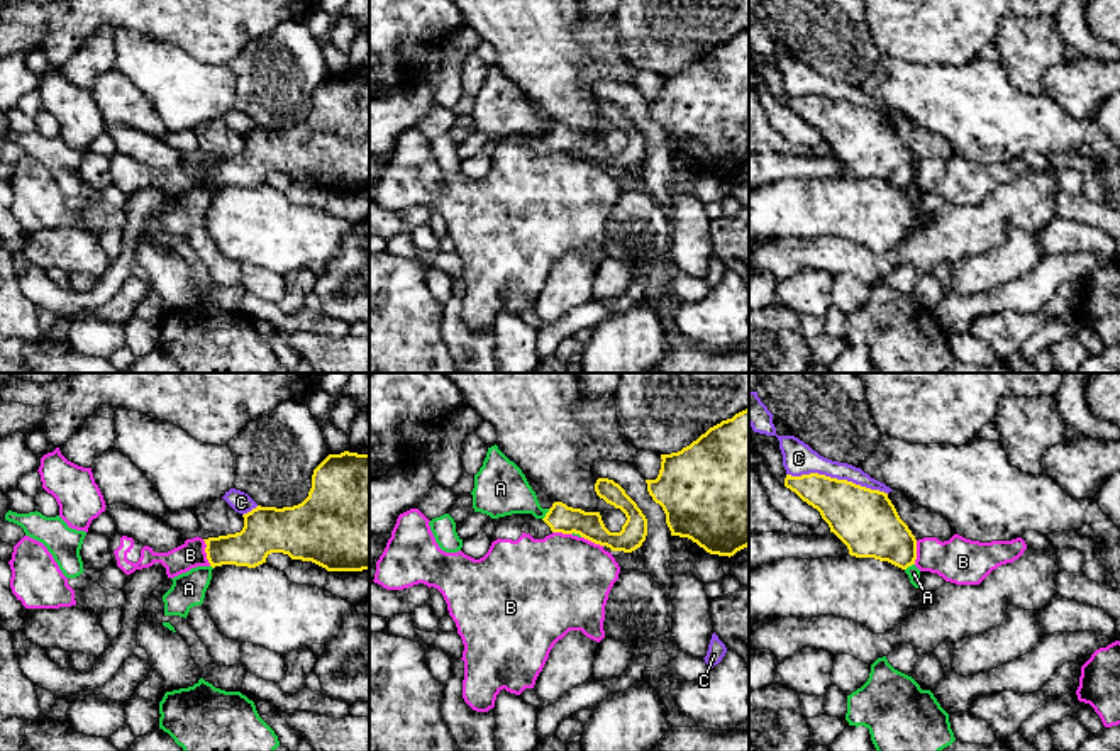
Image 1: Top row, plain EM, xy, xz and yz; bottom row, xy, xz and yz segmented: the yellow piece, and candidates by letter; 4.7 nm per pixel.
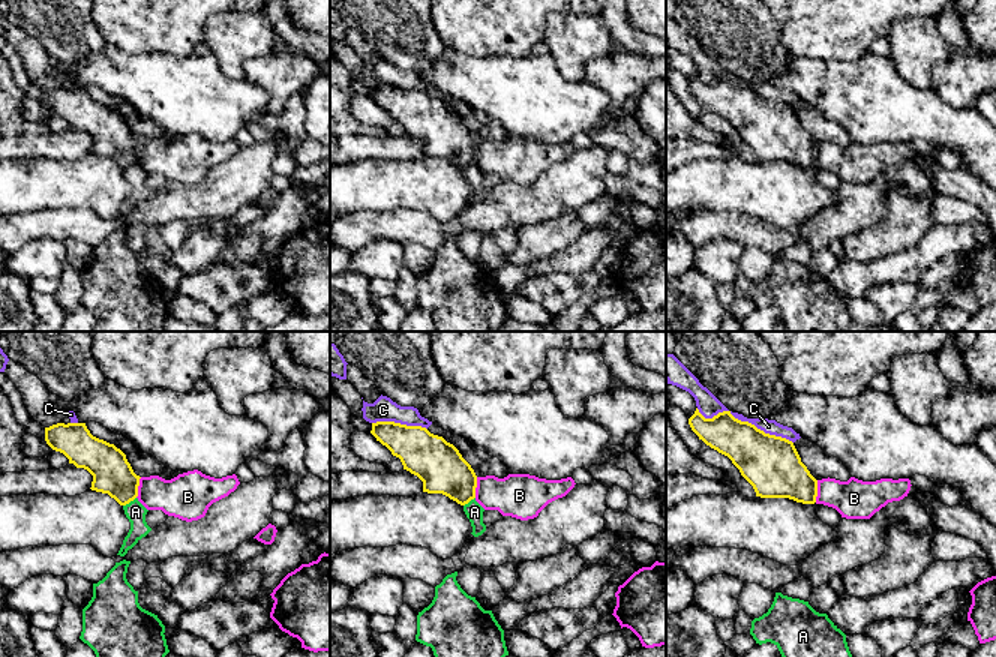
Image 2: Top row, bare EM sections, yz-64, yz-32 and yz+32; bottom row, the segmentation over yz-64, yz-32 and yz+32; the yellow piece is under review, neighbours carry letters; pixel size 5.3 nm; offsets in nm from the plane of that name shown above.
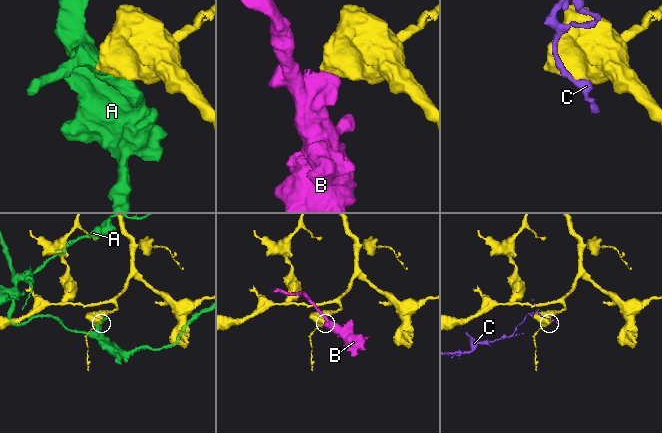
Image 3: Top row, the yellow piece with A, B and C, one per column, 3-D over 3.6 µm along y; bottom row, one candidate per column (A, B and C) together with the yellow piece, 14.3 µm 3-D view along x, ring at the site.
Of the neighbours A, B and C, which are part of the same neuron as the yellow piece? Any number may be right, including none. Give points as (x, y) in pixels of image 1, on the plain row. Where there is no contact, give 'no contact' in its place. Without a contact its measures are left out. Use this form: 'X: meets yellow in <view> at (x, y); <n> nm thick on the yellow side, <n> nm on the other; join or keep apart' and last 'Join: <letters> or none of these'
A: meets yellow in xz at (546, 134); 130 nm thick on the yellow side, 260 nm on the other; keep apart
B: meets yellow in xy at (205, 172); 180 nm thick on the yellow side, 130 nm on the other; keep apart
C: meets yellow in yz at (836, 99); 300 nm thick on the yellow side, 160 nm on the other; keep apart
Join: none of these

